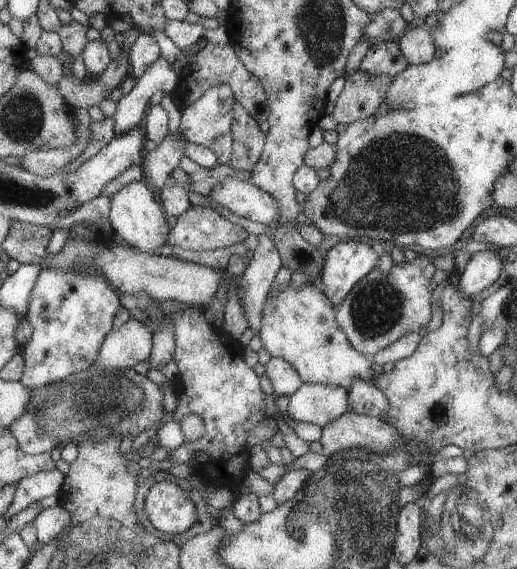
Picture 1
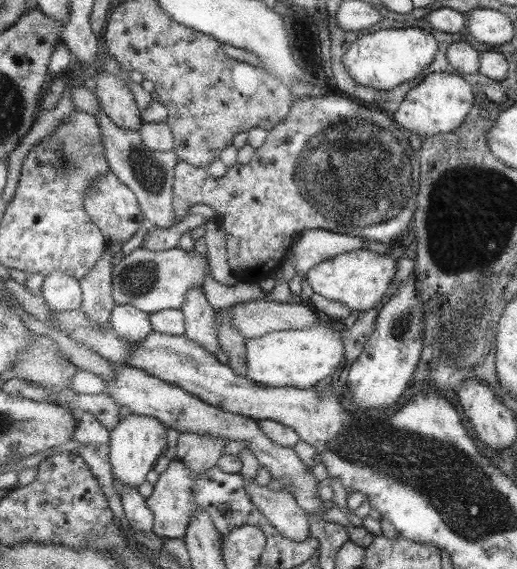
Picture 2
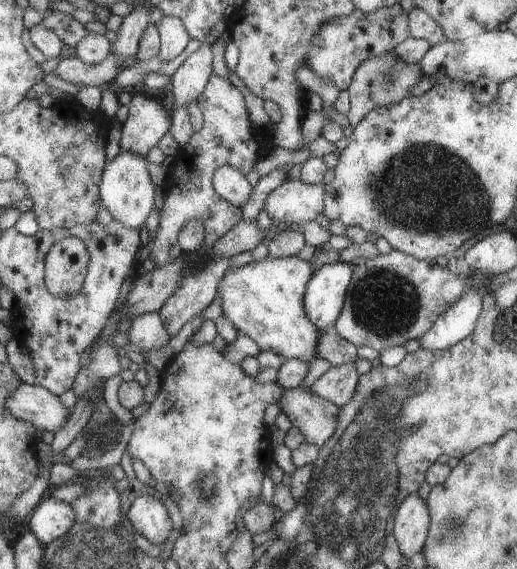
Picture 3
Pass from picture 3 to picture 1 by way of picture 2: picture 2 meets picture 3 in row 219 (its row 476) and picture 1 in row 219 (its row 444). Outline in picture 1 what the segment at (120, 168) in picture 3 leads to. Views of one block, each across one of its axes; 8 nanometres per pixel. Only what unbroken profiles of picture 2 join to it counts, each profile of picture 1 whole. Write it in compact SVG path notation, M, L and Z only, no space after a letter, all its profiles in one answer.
M143 180L128 182L110 197L108 208L108 222L112 233L123 240L135 250L151 252L153 249L165 244L167 233L170 232L165 216L155 202L155 196L145 188Z

